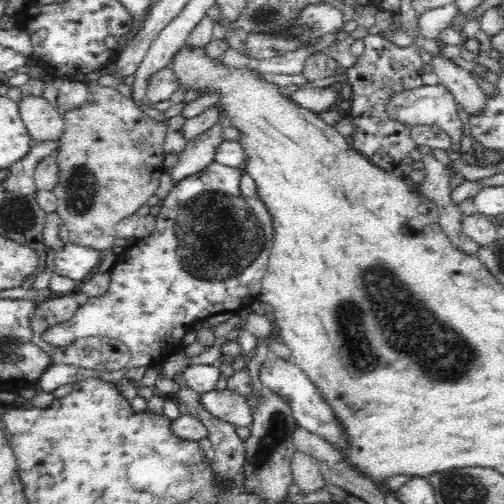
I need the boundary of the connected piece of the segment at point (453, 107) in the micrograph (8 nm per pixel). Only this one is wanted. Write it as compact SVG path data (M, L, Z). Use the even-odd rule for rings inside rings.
M423 85L419 88L414 88L414 90L398 92L398 94L394 94L388 100L386 112L392 120L401 122L406 126L440 126L450 136L451 142L454 144L458 144L462 140L462 128L464 126L462 126L462 120L460 120L460 114L458 114L458 106L456 105L456 101L454 101L454 95L450 93L450 90L445 85Z

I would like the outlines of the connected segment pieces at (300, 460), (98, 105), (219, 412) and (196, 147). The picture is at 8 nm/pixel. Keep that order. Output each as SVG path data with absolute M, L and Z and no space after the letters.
M297 451L294 454L291 470L293 483L297 484L303 493L318 492L328 484L320 473L317 461L304 452Z
M97 81L89 84L89 98L84 106L63 114L64 132L57 148L58 184L52 192L57 196L56 212L69 230L71 244L94 250L108 250L117 239L117 224L133 215L140 206L154 196L164 167L164 138L168 119L162 122L146 115L131 98L124 98L116 86L101 86Z
M228 388L219 391L214 389L200 394L200 403L214 417L230 425L250 427L253 422L253 414L250 413L246 397Z
M221 119L212 128L202 132L194 140L187 142L184 150L177 154L176 165L170 169L171 178L175 184L179 180L195 175L214 161L216 147L225 140L222 137L225 128L226 123Z

